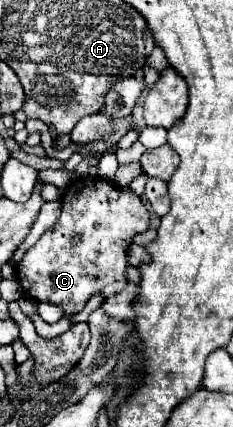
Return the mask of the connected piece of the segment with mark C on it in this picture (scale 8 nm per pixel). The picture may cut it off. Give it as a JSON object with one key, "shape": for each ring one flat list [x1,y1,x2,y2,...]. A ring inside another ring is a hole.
{"shape":[[96,179,96,183,76,181,62,199,62,215,56,225,48,229,16,265,24,295,40,303,58,303,66,315,74,315,82,311,84,303,96,291,100,291,104,299,118,293,126,285,132,235,146,229,148,211,138,195,122,191,106,179],[74,233,82,237,78,245,70,243]]}

